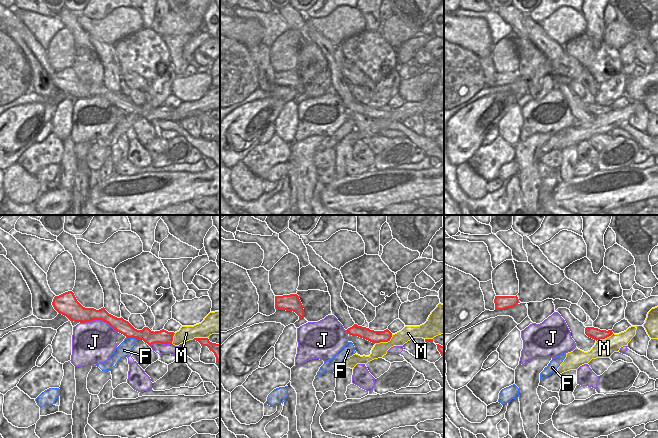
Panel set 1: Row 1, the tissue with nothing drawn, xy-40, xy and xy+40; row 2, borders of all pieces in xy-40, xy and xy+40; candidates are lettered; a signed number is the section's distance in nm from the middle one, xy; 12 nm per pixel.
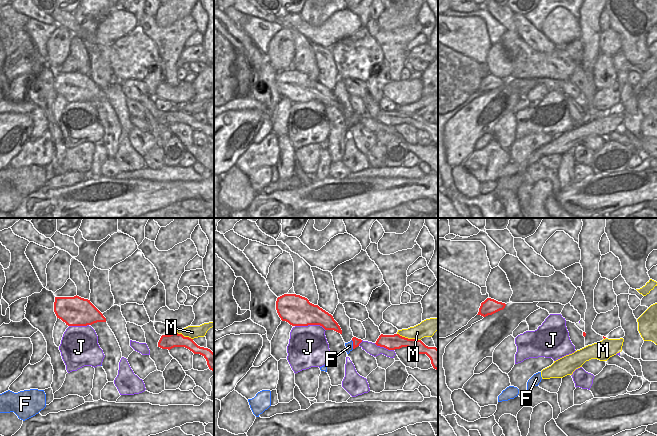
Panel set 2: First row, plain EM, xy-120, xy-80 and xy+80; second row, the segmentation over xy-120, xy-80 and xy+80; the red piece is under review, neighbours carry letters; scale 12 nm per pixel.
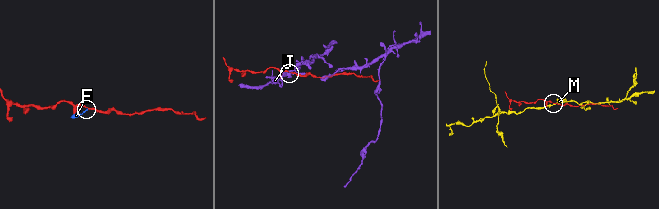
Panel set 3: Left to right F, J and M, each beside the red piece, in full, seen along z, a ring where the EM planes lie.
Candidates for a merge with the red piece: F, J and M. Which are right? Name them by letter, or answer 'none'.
none

